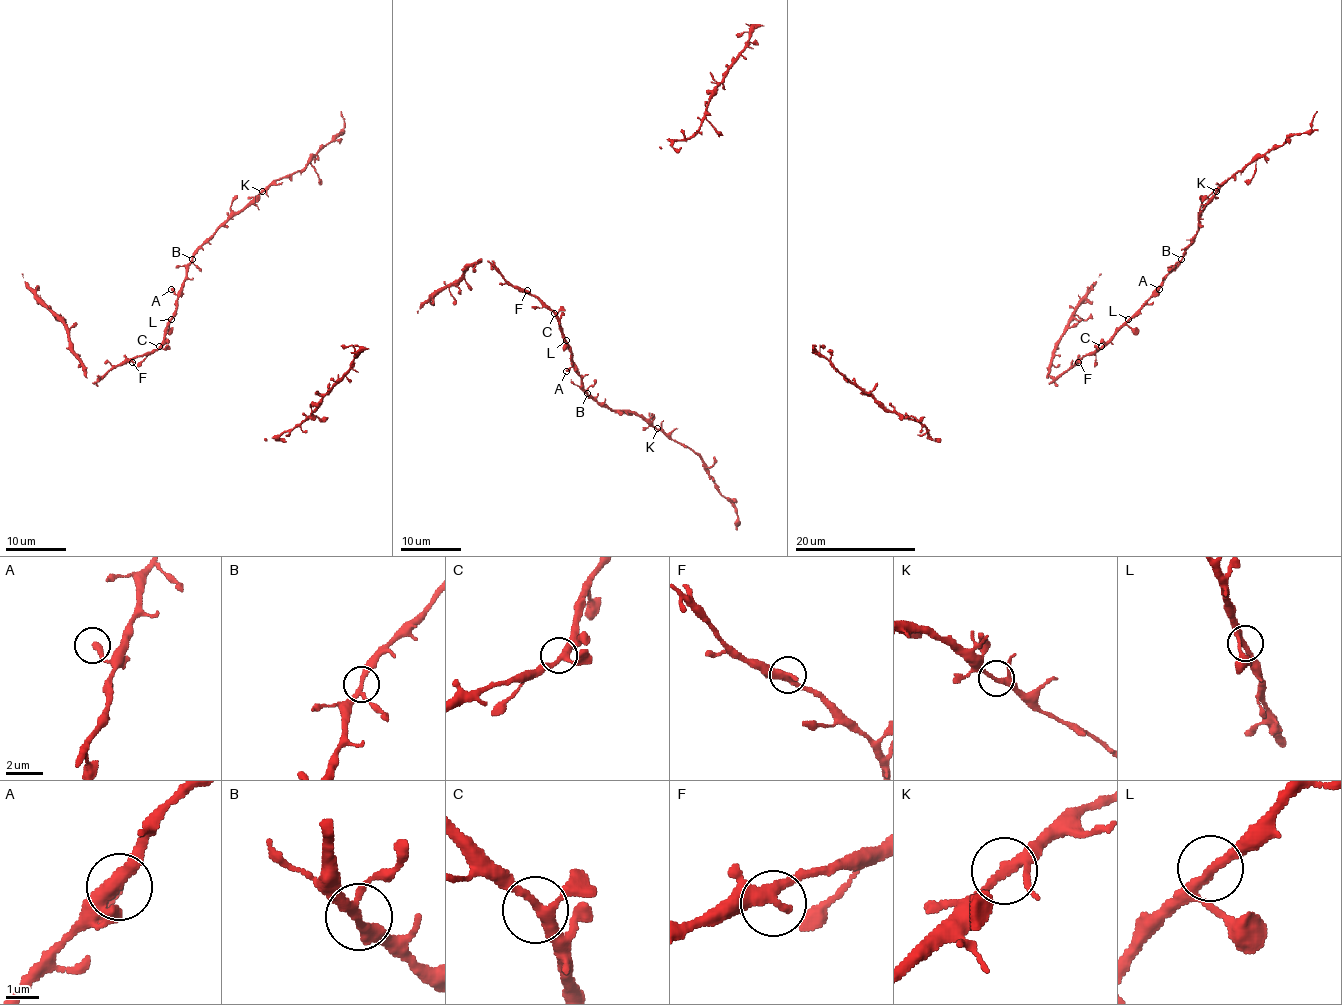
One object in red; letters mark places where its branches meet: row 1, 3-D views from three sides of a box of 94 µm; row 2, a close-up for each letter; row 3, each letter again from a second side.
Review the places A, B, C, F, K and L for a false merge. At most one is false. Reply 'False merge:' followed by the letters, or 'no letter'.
False merge: no letter

